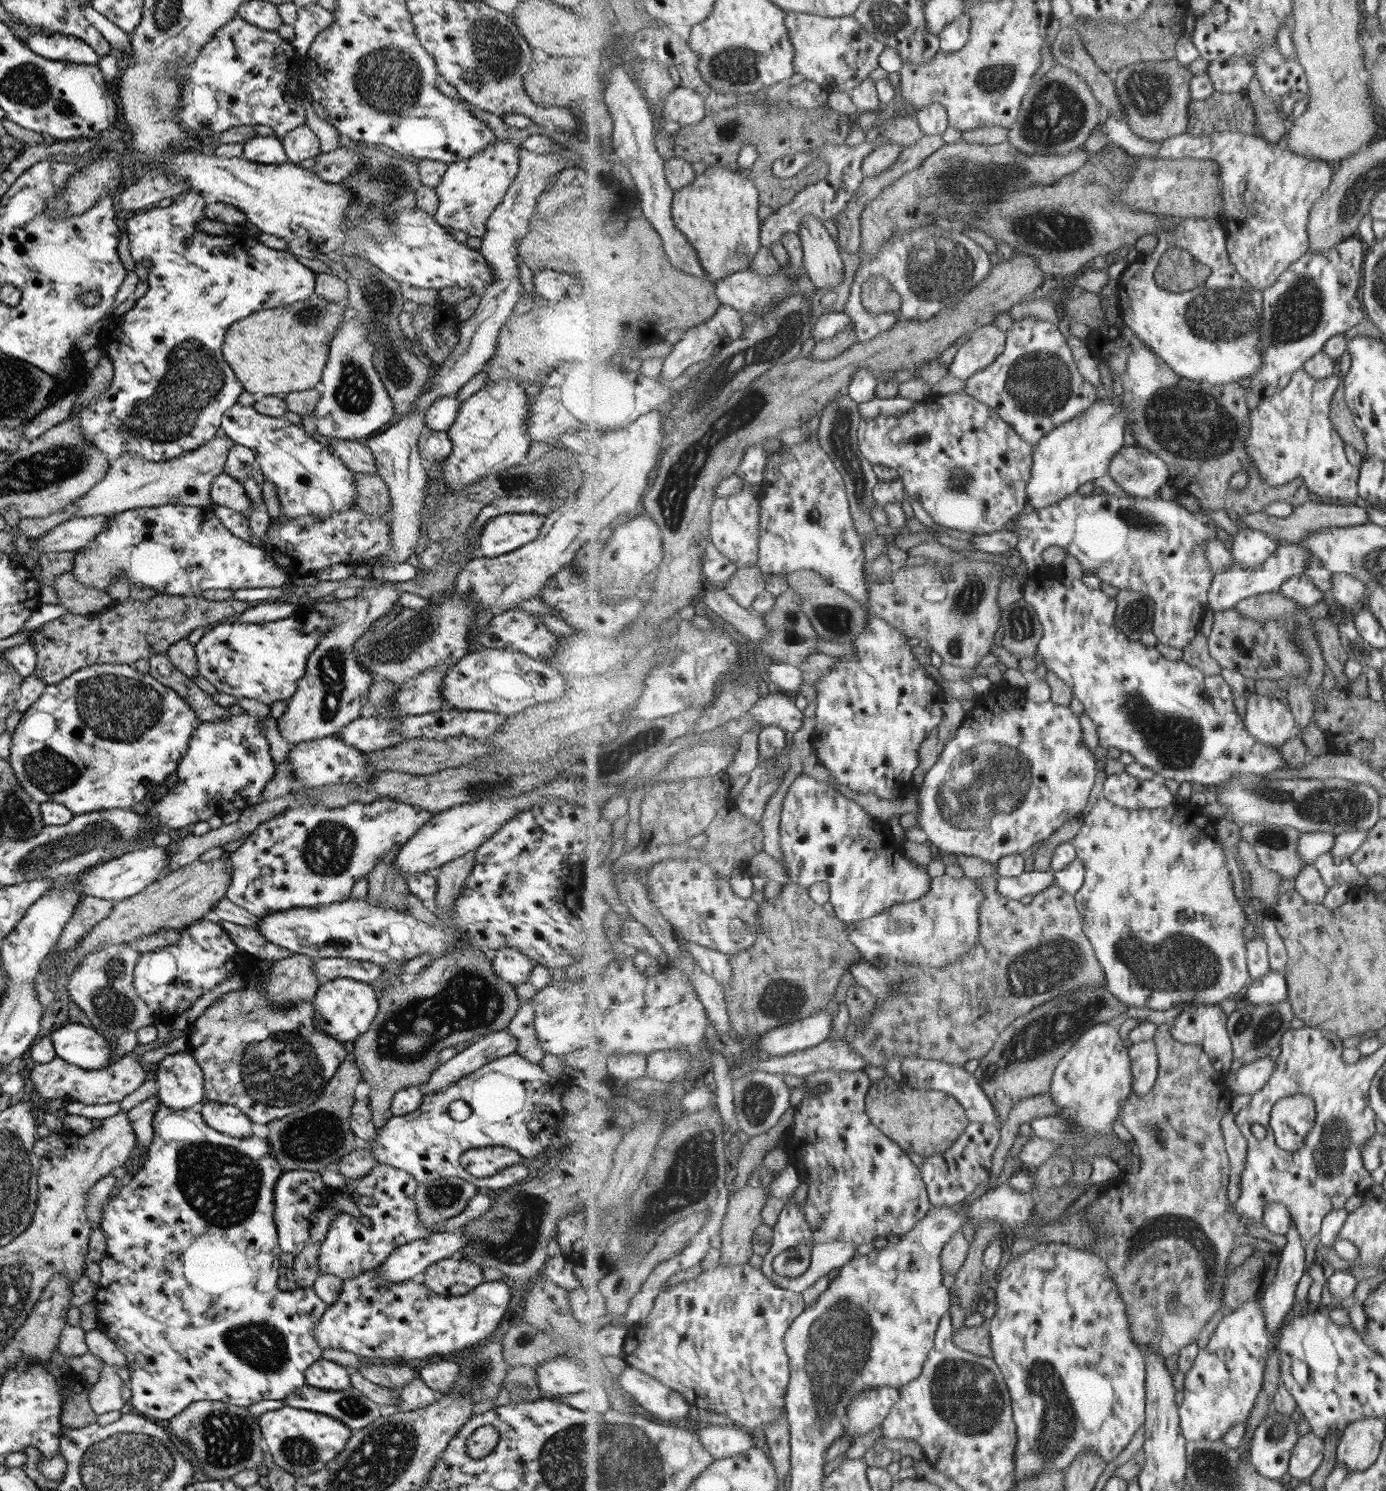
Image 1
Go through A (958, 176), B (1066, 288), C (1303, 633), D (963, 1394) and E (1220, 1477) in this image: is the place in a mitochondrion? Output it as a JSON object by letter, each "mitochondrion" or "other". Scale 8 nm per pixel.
{"A":"mitochondrion","B":"other","C":"mitochondrion","D":"mitochondrion","E":"mitochondrion"}

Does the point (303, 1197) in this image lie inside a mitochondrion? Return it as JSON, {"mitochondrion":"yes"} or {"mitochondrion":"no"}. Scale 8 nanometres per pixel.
{"mitochondrion":"no"}

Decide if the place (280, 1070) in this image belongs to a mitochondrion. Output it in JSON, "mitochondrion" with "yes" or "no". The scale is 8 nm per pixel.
{"mitochondrion":"yes"}

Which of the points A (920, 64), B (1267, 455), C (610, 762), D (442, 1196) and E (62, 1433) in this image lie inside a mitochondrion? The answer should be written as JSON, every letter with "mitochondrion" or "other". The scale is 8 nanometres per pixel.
{"A":"other","B":"mitochondrion","C":"mitochondrion","D":"mitochondrion","E":"other"}

